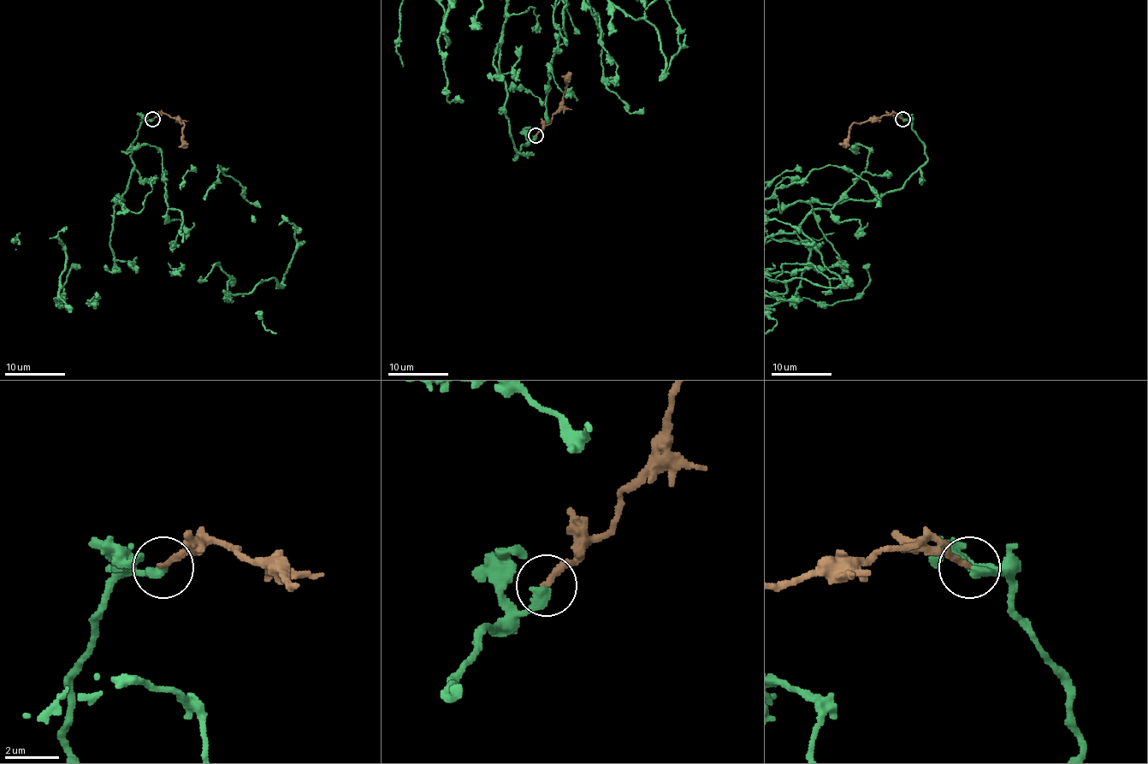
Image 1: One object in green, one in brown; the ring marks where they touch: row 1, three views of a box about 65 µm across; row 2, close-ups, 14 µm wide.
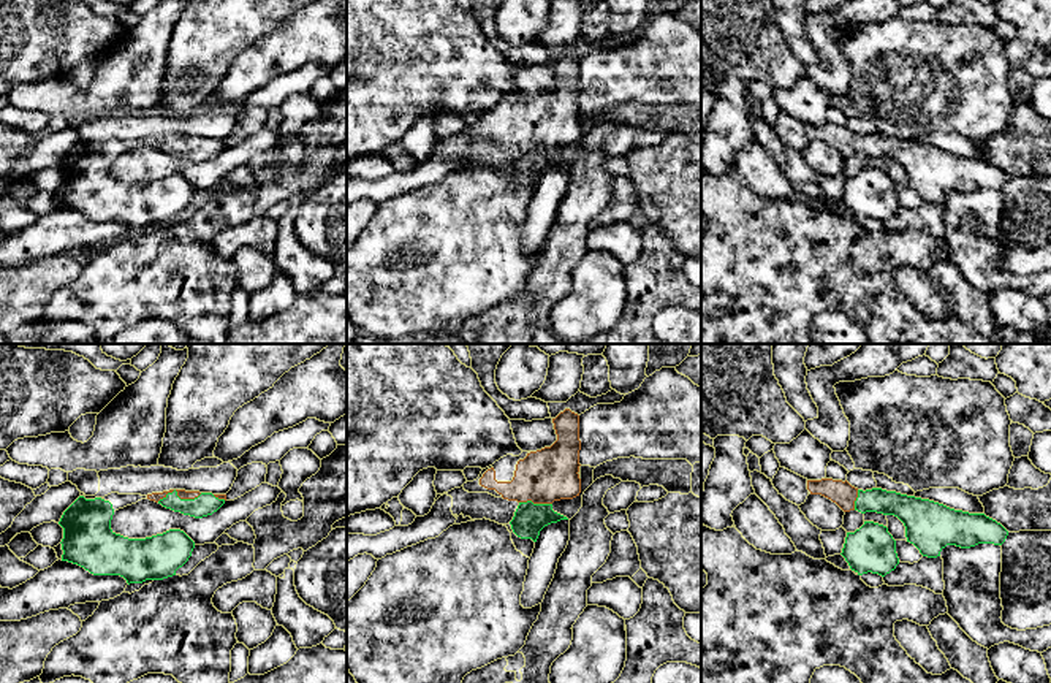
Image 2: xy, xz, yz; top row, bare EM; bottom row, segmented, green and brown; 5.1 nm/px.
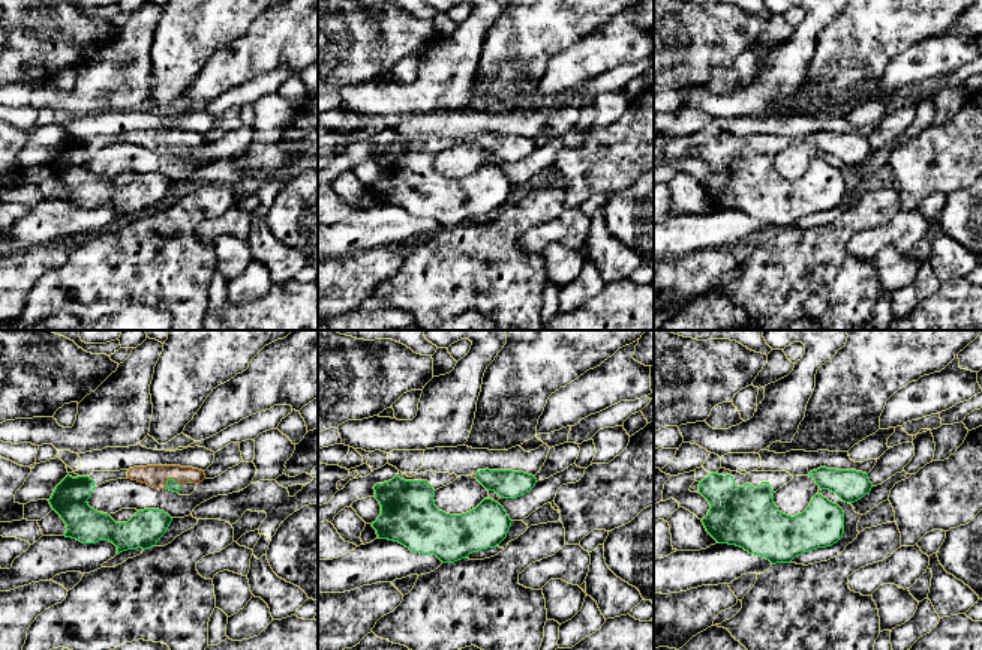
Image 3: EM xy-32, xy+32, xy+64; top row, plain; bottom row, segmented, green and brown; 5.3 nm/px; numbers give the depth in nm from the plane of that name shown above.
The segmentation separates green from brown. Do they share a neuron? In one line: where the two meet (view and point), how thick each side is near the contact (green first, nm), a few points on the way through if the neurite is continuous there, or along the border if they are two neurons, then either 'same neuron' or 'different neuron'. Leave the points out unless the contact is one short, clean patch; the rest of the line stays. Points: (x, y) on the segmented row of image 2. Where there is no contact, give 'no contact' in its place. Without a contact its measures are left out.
contact xy (176, 495); calibres 110 and 50 nm; way xy (204, 504), (185, 503), (176, 495), (184, 495); same neuron

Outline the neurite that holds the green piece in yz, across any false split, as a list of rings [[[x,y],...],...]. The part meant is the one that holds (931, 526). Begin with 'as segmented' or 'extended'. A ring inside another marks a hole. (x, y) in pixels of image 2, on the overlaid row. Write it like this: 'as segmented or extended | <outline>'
extended | [[[833,479],[807,480],[807,490],[810,491],[810,494],[821,494],[831,499],[844,512],[877,512],[897,517],[905,526],[907,542],[913,544],[920,550],[920,553],[928,558],[940,556],[940,551],[947,545],[956,545],[961,548],[970,548],[978,544],[1002,545],[1008,536],[1008,531],[1000,523],[986,517],[985,513],[954,510],[929,499],[907,496],[896,491],[886,491],[882,488],[863,491],[852,486],[847,480],[842,482]]]

